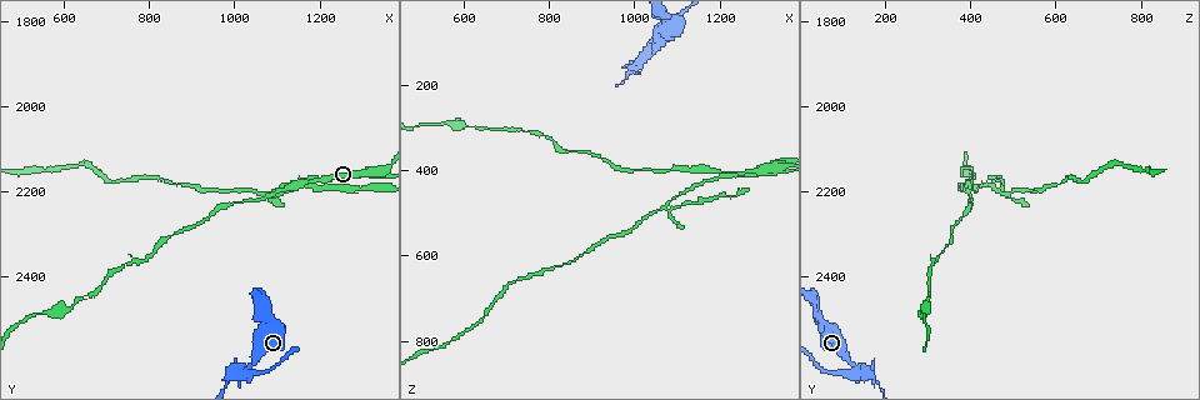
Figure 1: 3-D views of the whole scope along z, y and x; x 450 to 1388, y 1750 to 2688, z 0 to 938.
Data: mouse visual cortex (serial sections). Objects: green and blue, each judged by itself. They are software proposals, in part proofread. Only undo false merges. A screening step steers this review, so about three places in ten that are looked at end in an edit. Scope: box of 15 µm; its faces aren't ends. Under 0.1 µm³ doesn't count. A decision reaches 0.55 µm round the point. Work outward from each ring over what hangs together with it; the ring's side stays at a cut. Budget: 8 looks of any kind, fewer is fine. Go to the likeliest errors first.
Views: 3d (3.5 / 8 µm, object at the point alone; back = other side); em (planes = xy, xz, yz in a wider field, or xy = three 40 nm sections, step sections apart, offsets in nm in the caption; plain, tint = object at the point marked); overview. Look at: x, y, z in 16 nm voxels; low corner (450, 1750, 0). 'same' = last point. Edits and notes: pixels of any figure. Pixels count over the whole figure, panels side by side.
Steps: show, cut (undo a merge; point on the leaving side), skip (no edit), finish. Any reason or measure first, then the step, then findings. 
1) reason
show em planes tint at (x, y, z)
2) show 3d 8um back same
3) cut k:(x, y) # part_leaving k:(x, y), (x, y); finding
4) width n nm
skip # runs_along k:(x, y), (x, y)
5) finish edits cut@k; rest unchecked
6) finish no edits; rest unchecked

thick turns thin
show 3d 3.5um at (1025, 2615, 125)

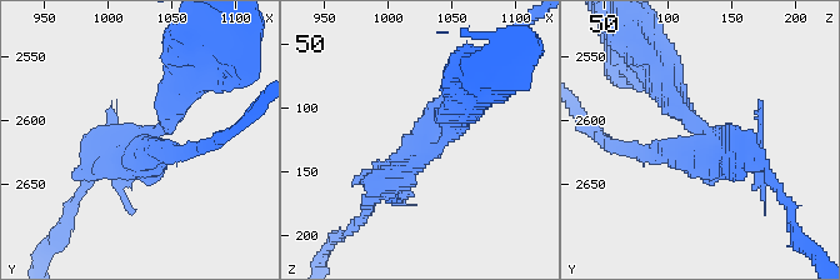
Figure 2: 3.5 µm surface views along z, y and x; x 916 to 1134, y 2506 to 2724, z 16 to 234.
show em xy step 3 tint at (1030, 2616, 128)

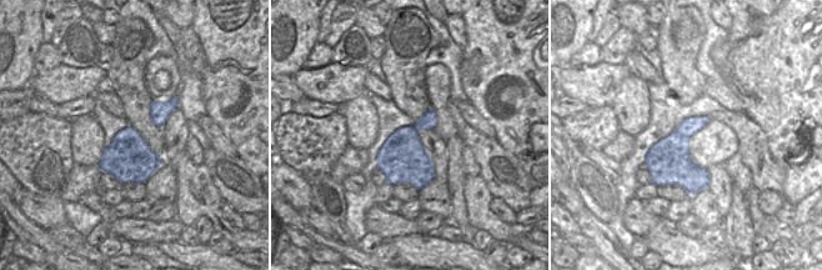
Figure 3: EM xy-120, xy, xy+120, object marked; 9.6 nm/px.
arm_widths 250, 350, 350 nm
cut 2:(156, 169) # two cells meet here

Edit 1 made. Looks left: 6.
abrupt turn
show 3d 3.5um back at (1190, 2175, 405)

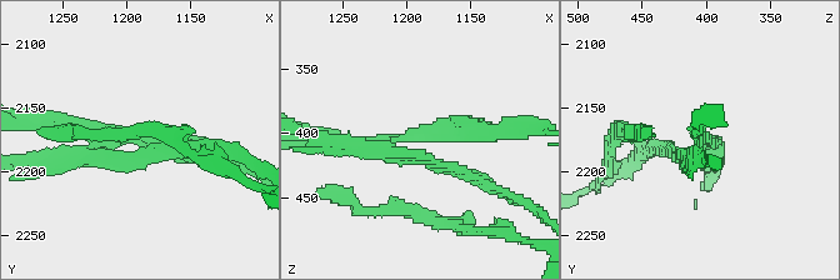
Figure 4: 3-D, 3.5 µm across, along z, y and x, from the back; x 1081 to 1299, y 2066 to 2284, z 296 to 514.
arm_widths 150, 250 nm; now the EM
show em xy step 5 tint at (1188, 2172, 400)

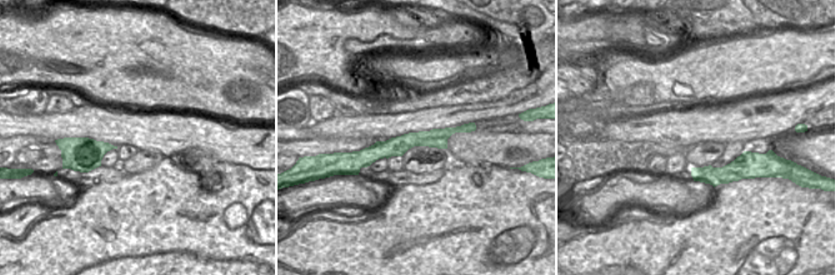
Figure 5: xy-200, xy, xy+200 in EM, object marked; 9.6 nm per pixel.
width 190 nm
cut 4:(150, 154) # part_leaving 4:(101, 146), (109, 161), (205, 146); a second cell is stuck on

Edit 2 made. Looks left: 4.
side arm on a straight run
show 3d 3.5um back at (1335, 2150, 400)

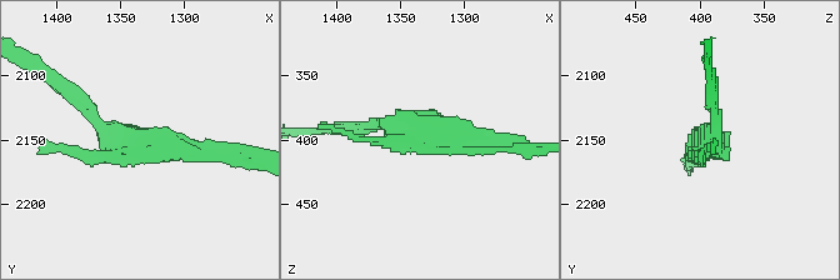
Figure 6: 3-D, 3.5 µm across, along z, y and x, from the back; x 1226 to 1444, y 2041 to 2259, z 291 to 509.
now the EM
show em planes plain at (1336, 2156, 394)

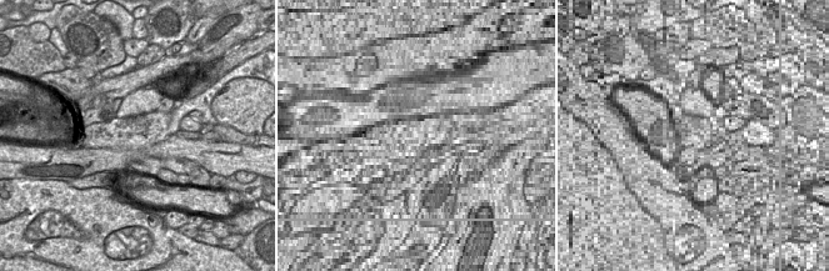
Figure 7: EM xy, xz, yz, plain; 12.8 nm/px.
where the object lies
show em planes tint same

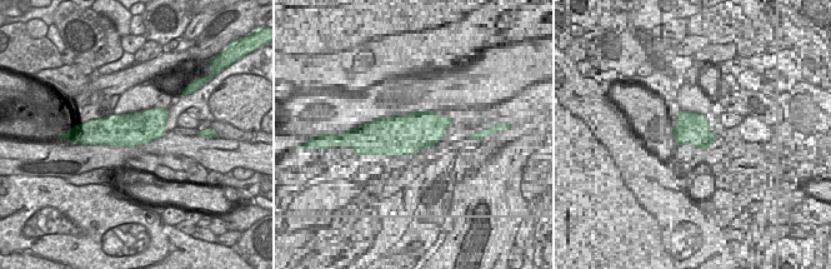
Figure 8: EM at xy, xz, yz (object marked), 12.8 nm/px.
cut 6:(61, 148) # a second cell is stuck on

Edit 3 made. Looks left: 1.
finish edits cut@2, cut@4, cut@6; rest unchecked

